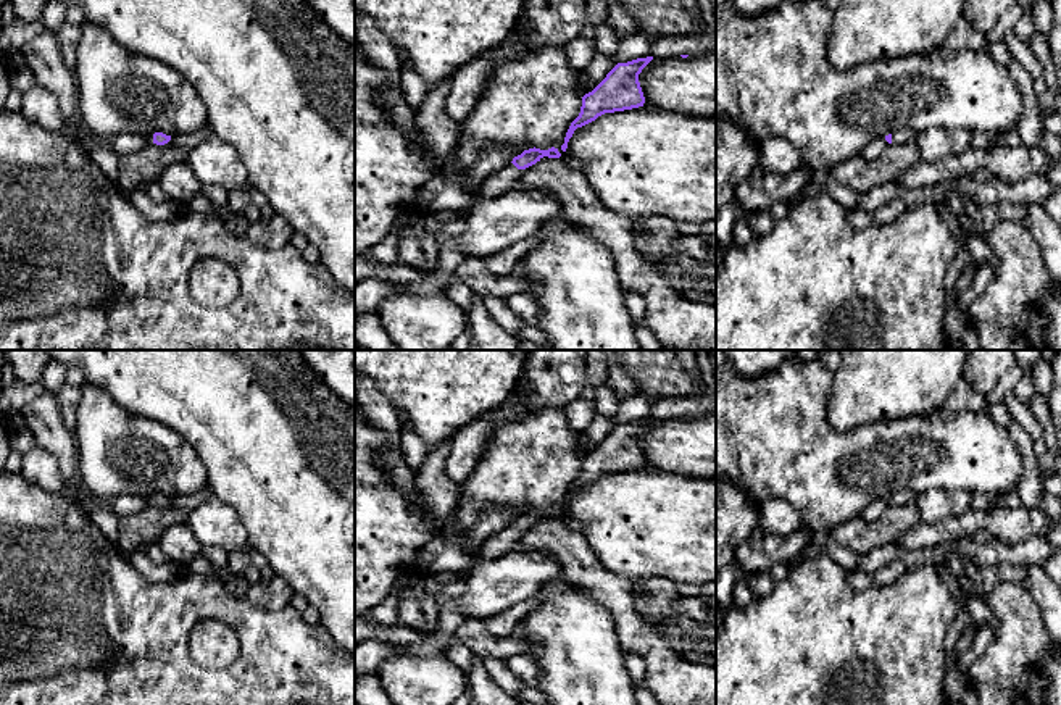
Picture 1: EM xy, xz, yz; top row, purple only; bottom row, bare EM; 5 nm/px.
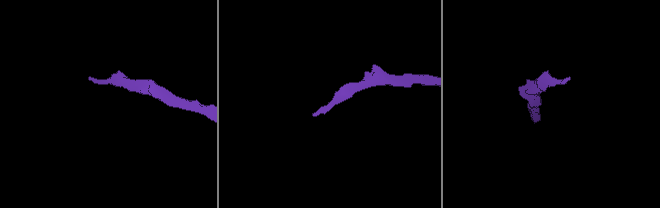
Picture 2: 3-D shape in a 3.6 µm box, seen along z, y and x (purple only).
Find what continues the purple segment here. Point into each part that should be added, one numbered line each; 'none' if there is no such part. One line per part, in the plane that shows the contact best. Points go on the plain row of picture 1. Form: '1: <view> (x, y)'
1: xz (503, 542)

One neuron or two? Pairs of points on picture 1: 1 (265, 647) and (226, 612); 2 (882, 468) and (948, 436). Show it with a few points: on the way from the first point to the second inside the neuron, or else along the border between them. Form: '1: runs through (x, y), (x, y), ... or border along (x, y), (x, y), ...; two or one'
1: runs through (255, 638), (236, 618); one
2: runs through (898, 454), (932, 450); one

